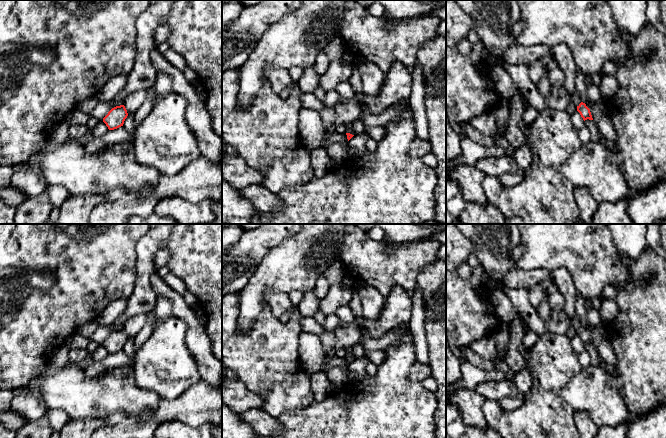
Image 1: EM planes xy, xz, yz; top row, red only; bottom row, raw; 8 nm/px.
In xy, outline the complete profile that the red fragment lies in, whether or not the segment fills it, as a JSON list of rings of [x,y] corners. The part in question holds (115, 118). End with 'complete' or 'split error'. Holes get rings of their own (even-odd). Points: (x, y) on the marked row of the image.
[[[120,105],[112,108],[103,118],[103,122],[106,124],[109,130],[114,130],[123,126],[127,116],[128,113],[125,106]]] | complete

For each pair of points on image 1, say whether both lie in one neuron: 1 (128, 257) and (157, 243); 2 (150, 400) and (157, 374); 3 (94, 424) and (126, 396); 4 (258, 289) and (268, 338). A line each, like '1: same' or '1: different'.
1: different
2: different
3: different
4: different

